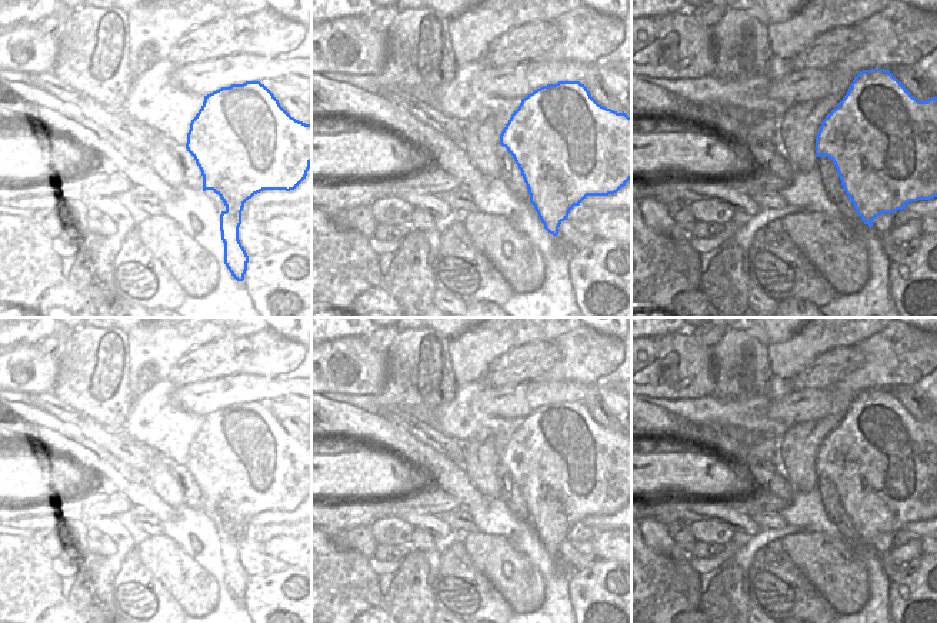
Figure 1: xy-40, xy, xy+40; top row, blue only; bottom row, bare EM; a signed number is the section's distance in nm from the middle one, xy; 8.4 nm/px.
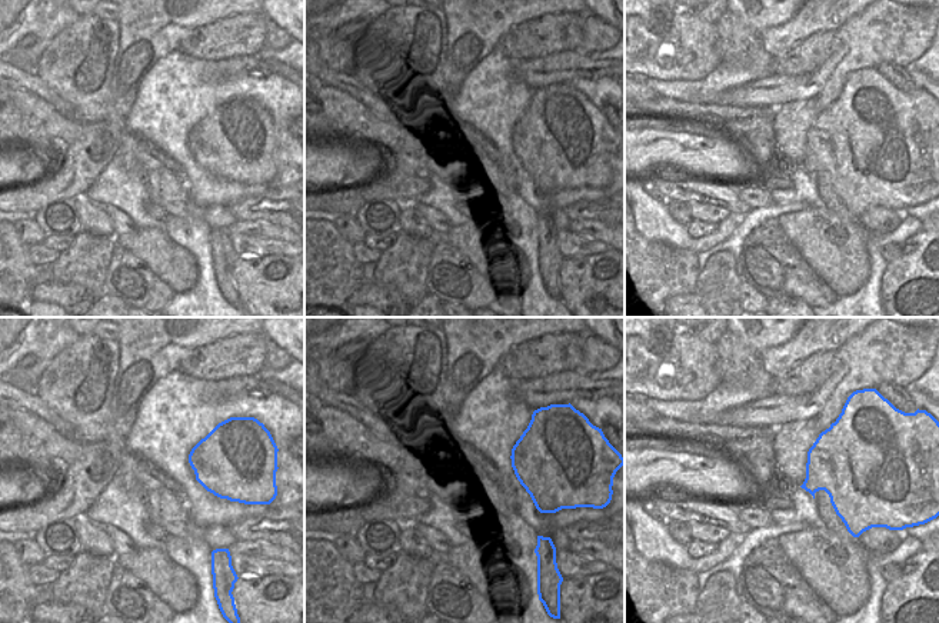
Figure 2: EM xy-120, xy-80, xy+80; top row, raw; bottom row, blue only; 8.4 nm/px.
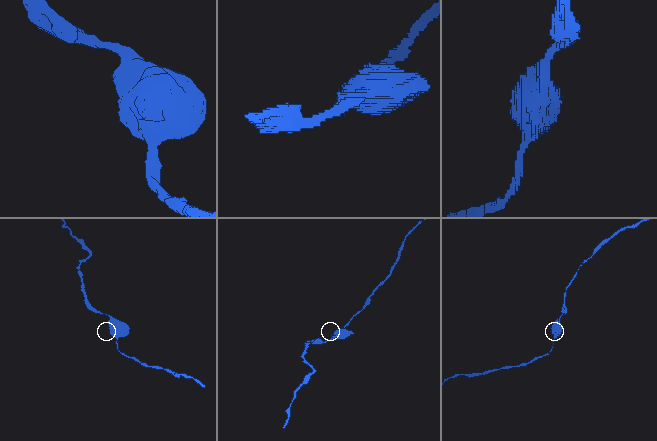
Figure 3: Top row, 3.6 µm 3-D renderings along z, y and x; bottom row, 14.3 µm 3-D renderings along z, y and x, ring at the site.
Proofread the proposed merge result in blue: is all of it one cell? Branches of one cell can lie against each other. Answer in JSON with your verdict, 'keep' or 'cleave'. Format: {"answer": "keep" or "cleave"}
{"answer": "keep"}

